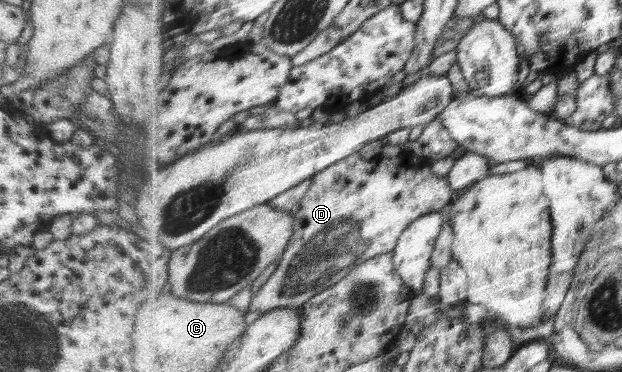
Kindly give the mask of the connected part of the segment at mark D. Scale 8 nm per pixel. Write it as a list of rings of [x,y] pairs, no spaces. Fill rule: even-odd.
[[[357,153],[318,174],[313,179],[312,190],[302,199],[301,209],[294,214],[294,236],[290,239],[283,260],[262,289],[253,296],[248,311],[300,308],[317,294],[346,278],[357,265],[396,251],[400,237],[415,220],[433,212],[447,210],[456,200],[457,193],[454,187],[450,187],[450,174],[435,176],[431,163],[432,160],[424,156],[401,154],[395,158],[383,158],[379,155],[367,160]]]

